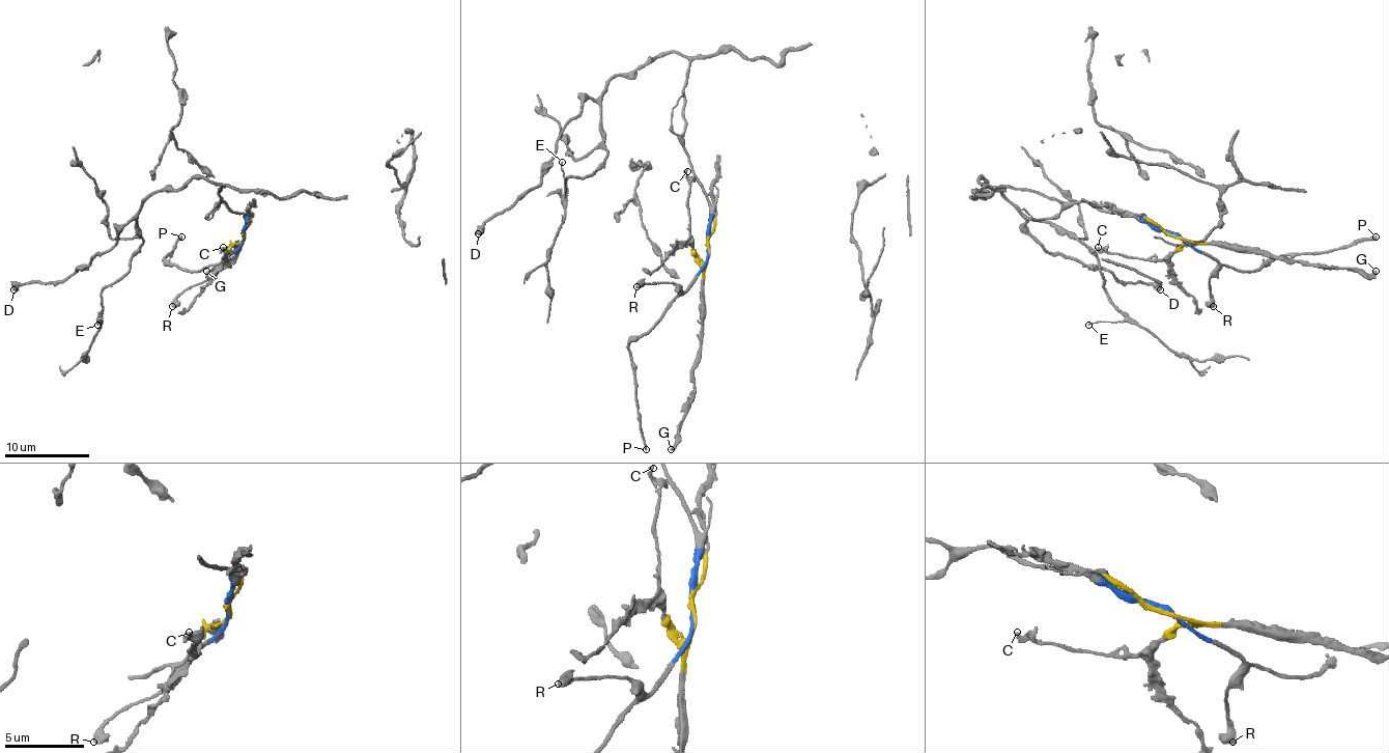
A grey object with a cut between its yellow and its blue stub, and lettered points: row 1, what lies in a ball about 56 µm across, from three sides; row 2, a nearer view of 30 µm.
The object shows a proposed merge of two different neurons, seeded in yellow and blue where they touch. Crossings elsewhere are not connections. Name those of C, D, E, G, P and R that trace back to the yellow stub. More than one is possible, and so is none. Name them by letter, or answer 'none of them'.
C, G

